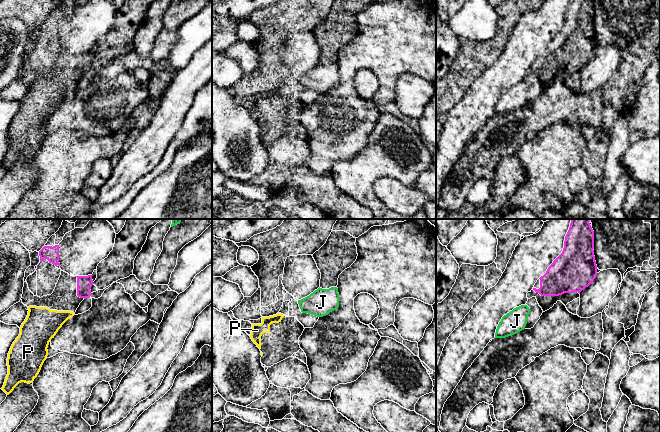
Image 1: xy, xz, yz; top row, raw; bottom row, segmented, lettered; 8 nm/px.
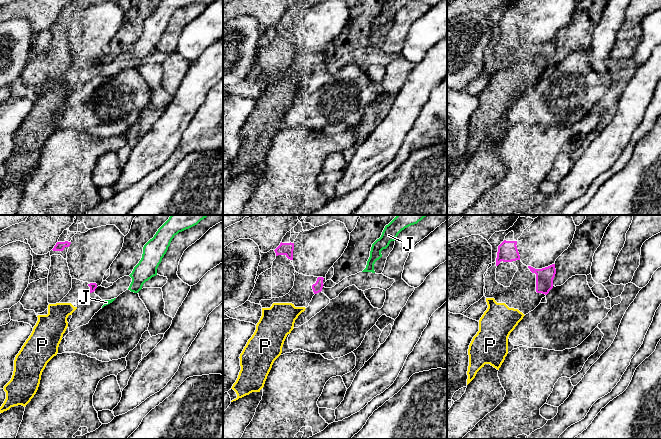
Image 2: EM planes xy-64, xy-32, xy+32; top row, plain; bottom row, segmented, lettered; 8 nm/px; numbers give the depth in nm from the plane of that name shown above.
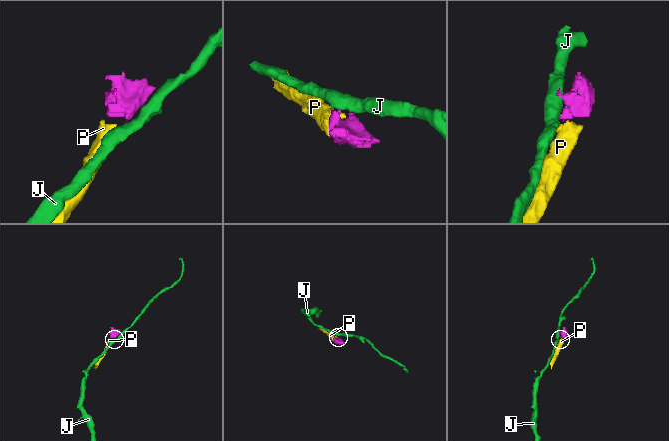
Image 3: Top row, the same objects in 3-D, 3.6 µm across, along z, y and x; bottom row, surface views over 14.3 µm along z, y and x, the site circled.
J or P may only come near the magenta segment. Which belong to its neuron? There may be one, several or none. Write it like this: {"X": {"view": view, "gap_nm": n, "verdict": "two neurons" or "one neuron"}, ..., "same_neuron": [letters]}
{"J": {"view": "yz", "gap_nm": 130, "verdict": "two neurons"}, "P": {"view": "xy", "gap_nm": 130, "verdict": "one neuron"}, "same_neuron": ["P"]}

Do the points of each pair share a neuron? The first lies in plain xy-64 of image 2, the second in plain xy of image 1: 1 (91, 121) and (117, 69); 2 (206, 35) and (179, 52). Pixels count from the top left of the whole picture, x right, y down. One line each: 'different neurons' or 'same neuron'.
1: same neuron
2: same neuron

